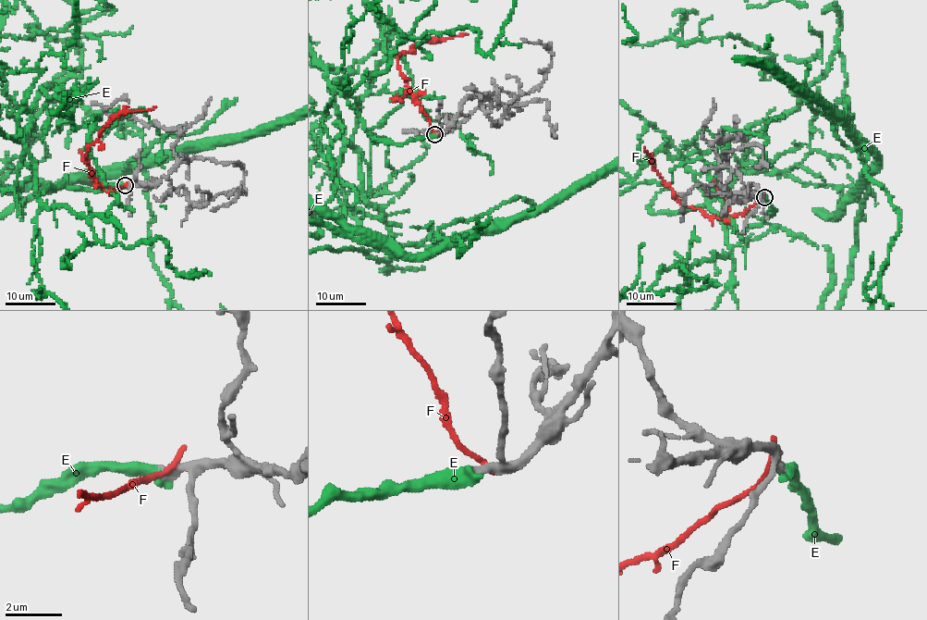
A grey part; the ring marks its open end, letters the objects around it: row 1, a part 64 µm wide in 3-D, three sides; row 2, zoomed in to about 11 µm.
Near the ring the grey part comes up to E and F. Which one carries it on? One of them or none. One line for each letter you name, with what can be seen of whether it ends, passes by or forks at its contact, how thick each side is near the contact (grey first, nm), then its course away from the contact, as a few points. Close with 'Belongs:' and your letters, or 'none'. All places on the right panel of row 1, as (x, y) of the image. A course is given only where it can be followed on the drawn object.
E: it ends; calibres 240 and 550 nm
Belongs: E

